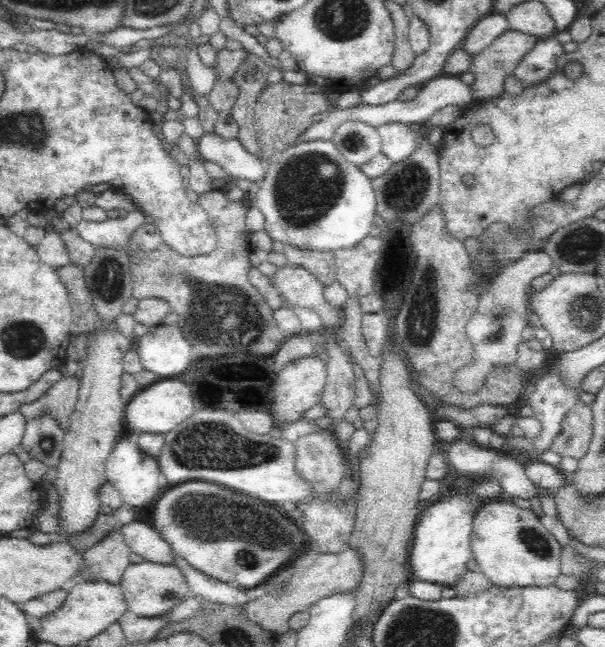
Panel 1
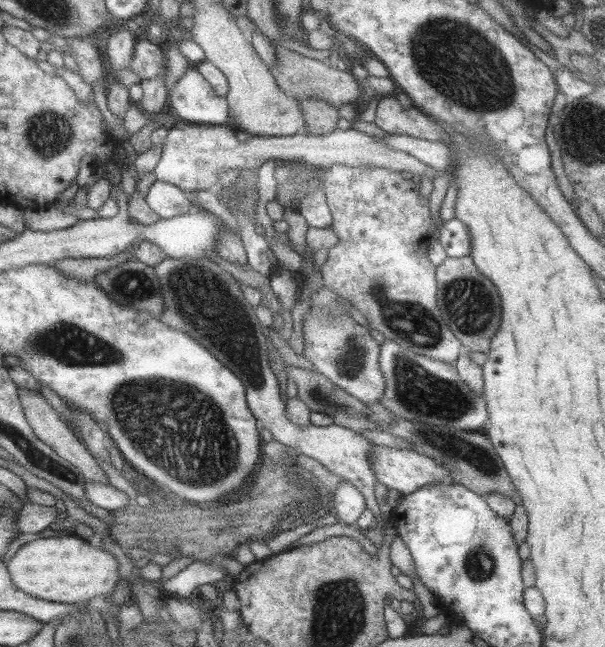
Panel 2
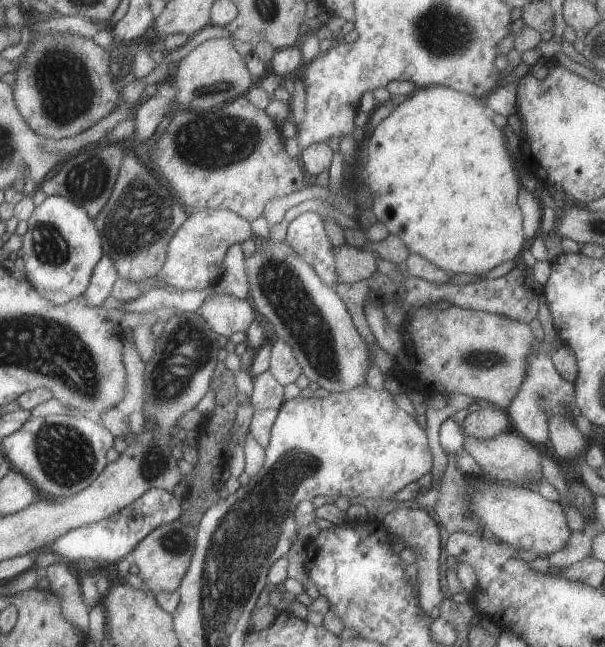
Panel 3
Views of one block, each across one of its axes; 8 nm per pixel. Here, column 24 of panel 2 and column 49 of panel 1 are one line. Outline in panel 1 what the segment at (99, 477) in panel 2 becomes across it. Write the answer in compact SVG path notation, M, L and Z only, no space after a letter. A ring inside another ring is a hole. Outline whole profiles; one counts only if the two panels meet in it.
M62 377L39 399L20 406L19 411L31 421L40 415L50 415L62 431L67 431L71 414L74 412L79 395L78 377Z

